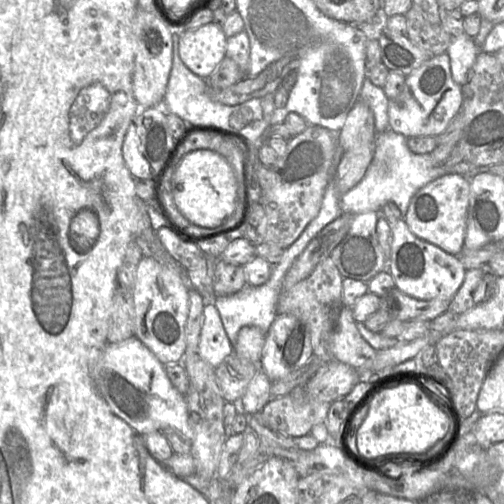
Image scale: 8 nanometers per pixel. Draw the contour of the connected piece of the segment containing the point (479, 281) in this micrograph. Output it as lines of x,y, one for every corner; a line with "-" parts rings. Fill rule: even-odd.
488,264
466,270
464,281
451,299
448,312
461,314
489,300
494,294
497,278

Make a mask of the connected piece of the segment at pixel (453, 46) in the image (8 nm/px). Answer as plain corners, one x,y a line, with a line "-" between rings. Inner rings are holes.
463,33
452,38
446,53
450,59
453,80
458,85
463,86
468,80
469,73
479,53
479,48
471,36

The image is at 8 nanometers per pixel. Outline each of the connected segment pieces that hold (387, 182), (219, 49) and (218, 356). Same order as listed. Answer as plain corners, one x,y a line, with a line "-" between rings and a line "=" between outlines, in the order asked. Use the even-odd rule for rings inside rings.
391,129
376,135
374,156
363,178
340,198
340,207
343,213
380,212
386,203
393,202
404,219
411,198
422,187
447,173
456,173
471,178
477,174
477,168
482,167
473,166
464,160
451,169
436,167
433,165
429,154
413,153
407,145
407,139
402,134
=
211,22
195,29
183,29
179,37
179,54
182,62
195,75
208,79
226,57
227,37
222,27
=
206,304
203,309
197,353
204,361
215,368
232,352
233,346
226,334
216,306

